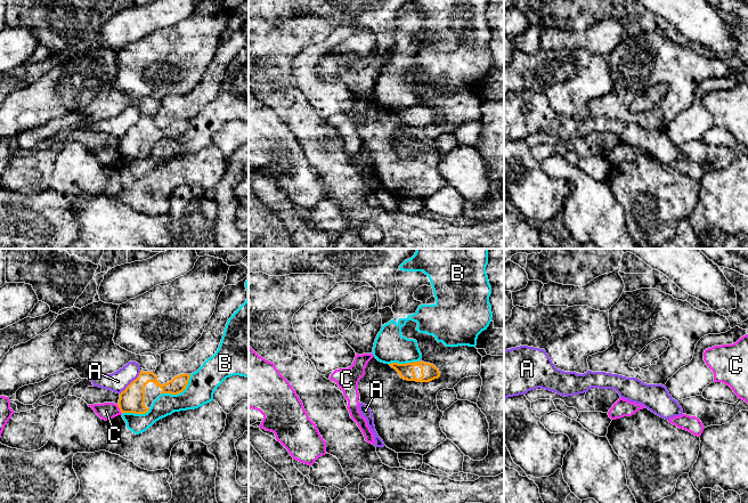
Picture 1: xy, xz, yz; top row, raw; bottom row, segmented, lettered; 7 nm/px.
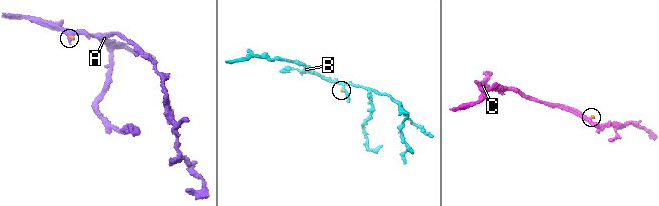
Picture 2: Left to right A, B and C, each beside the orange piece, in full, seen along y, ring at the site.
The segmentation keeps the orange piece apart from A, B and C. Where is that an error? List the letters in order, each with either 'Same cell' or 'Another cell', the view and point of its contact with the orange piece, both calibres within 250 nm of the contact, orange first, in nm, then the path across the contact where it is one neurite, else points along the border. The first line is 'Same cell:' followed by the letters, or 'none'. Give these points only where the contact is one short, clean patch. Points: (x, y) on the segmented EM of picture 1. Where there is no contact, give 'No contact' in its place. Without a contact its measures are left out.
Same cell: none
A: Another cell. Touches orange at xy (131, 382). Thickness 180 nm (orange) against 140 nm
B: Another cell. Touches orange at xy (179, 392). Thickness 110 nm (orange) against 200 nm
C: Another cell. Touches orange at xy (119, 407). Thickness 180 nm (orange) against 120 nm. Boundary: xy (116, 404), (122, 413)

